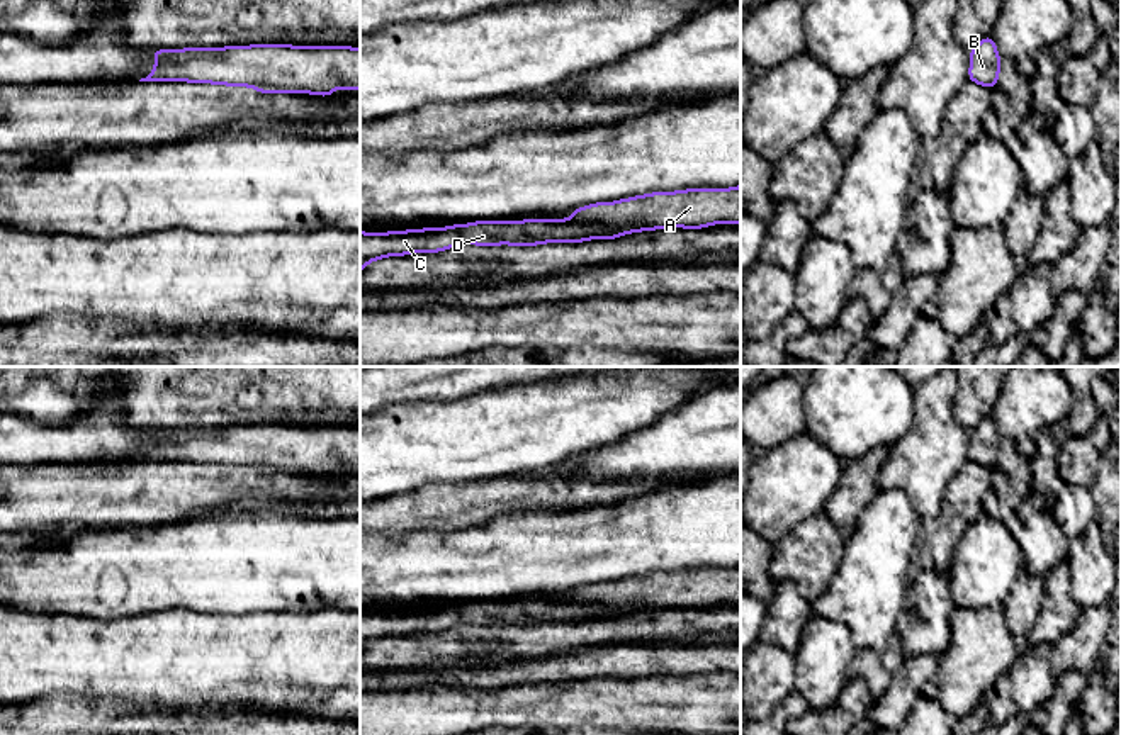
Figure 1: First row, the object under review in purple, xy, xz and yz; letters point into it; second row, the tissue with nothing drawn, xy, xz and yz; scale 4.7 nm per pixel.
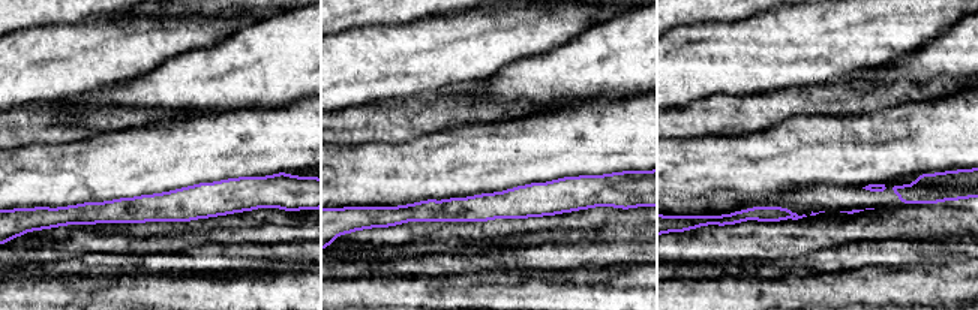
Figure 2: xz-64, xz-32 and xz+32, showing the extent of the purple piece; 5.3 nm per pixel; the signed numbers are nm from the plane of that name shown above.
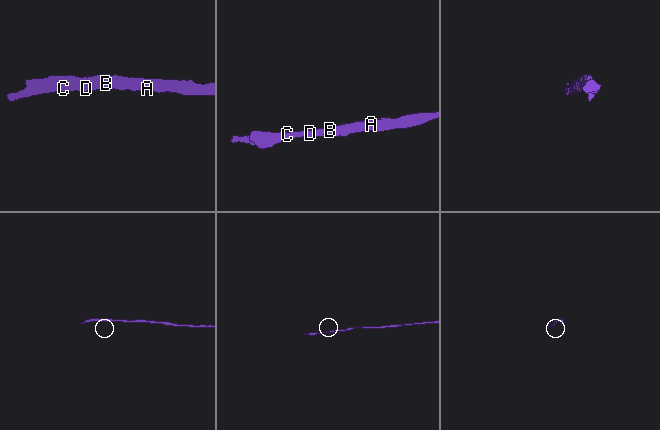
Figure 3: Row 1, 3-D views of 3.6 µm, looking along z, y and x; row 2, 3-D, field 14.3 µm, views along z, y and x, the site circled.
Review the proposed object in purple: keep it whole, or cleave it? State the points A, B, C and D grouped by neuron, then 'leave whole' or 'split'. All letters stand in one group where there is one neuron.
A B C D | leave whole

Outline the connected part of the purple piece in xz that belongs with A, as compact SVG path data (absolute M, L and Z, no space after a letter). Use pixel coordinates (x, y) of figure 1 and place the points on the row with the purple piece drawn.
M741 185L654 192L617 202L596 202L574 209L571 219L557 221L477 221L391 233L360 231L360 273L374 260L409 253L438 253L462 243L477 246L583 243L615 239L639 231L700 229L722 222L741 224Z

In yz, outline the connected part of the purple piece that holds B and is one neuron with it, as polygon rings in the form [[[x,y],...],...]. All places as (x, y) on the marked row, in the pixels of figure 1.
[[[992,36],[983,37],[973,49],[970,49],[968,80],[985,88],[997,85],[1002,58],[997,53]]]

